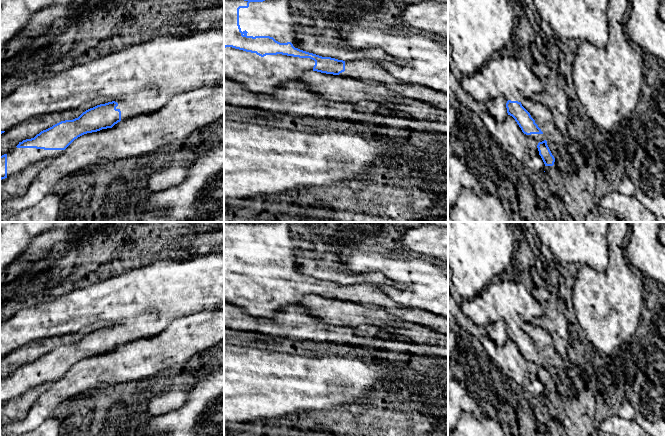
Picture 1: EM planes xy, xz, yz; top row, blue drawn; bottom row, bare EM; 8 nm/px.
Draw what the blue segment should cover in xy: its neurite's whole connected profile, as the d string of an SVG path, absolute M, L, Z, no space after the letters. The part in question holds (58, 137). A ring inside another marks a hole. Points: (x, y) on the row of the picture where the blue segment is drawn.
M159 31L157 34L152 34L146 42L84 62L56 73L50 78L21 85L13 93L0 100L0 135L33 117L76 109L98 98L110 98L113 101L90 108L78 118L61 121L41 131L34 138L19 142L12 151L0 156L0 180L15 175L31 165L45 163L48 159L63 153L75 139L84 134L112 128L121 120L157 112L175 96L210 87L219 81L224 82L224 31L197 32L193 35L171 35Z

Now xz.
M224 0L224 78L241 83L250 92L273 93L288 83L294 83L308 71L340 75L364 83L383 84L403 97L431 104L448 111L448 94L437 92L427 86L416 83L404 83L393 77L378 61L362 59L343 61L331 57L322 57L298 48L296 35L303 28L294 21L303 12L293 9L288 0Z

